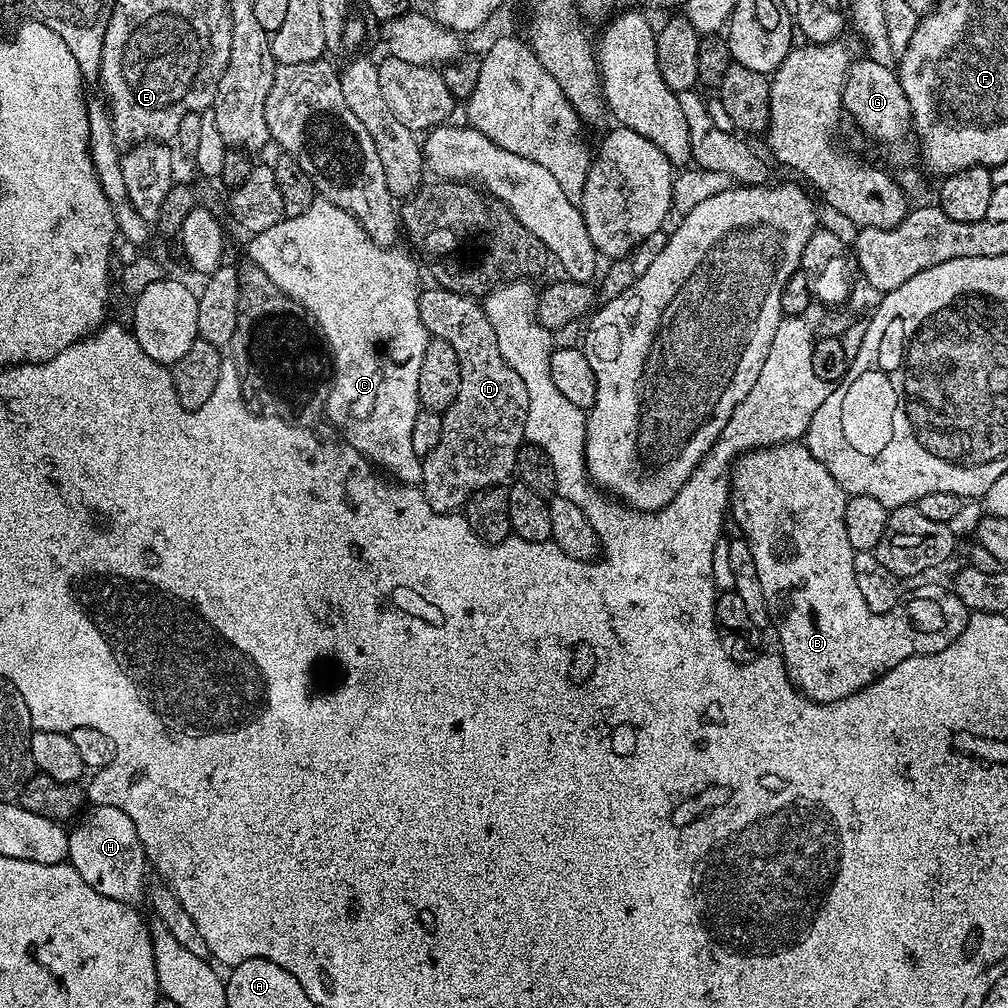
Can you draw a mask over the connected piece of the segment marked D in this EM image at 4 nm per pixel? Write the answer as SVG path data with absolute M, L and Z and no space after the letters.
M439 286L431 287L421 291L418 314L429 337L445 340L454 346L454 354L458 354L462 370L462 386L458 390L458 398L454 398L452 405L442 414L442 438L438 446L434 446L434 450L423 457L422 491L436 512L456 512L463 509L478 490L494 488L513 479L518 450L525 443L528 395L522 378L518 378L506 358L502 358L502 350L498 350L498 338L494 338L494 326L490 326L483 307L473 297L461 296L459 292Z

